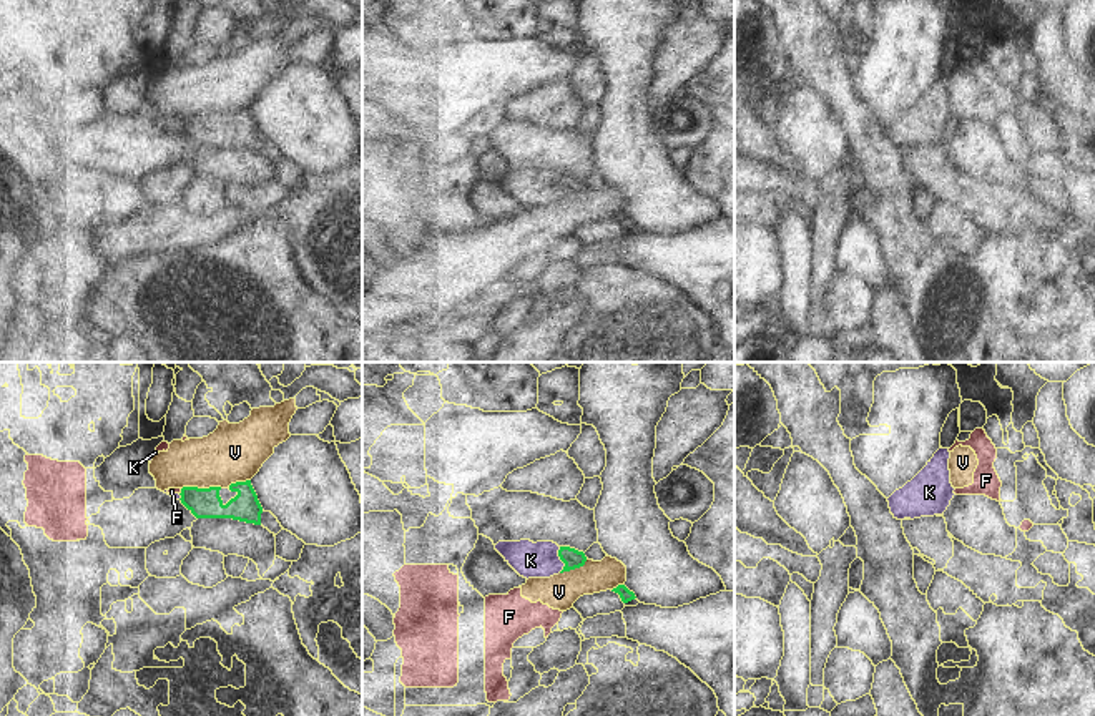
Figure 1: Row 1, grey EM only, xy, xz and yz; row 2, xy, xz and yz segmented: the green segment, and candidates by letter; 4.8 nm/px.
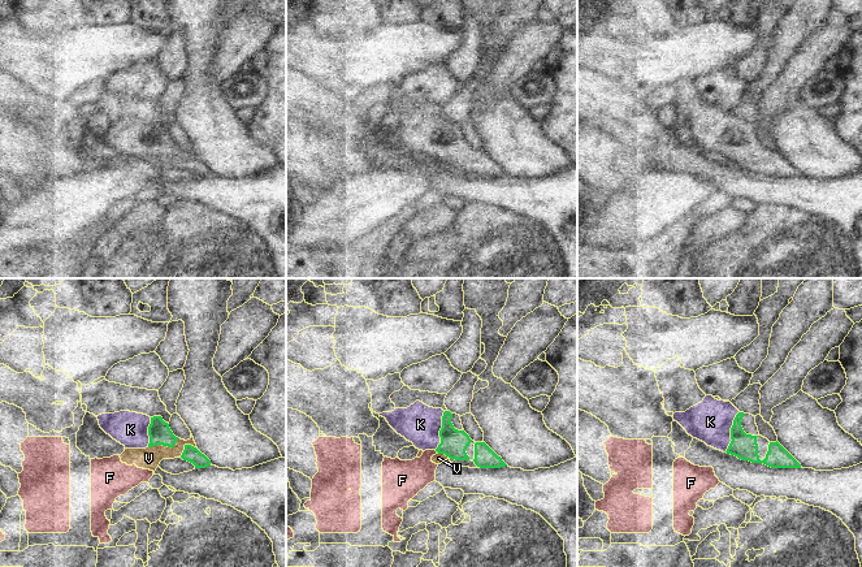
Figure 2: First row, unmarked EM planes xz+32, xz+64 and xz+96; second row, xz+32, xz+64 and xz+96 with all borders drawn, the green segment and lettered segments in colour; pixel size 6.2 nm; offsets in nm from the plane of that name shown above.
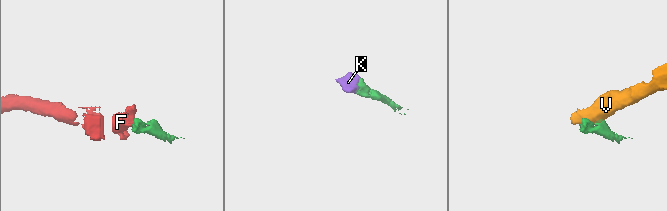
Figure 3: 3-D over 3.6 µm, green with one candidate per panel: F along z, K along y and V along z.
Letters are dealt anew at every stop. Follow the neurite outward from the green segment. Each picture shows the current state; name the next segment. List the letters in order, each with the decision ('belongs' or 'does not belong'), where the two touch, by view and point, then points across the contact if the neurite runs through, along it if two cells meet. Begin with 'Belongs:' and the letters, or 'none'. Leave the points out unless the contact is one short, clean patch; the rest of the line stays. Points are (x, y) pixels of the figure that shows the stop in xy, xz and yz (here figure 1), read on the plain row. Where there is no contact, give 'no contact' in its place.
Belongs: K
F: does not belong; meets green in xy at (181, 120); border along xy (181, 117), (180, 122)
K: belongs; meets green in xz at (562, 188); runs through xz (572, 186), (562, 188), (530, 188)
V: does not belong; meets green in xy at (201, 117); border along xy (221, 115), (181, 117)

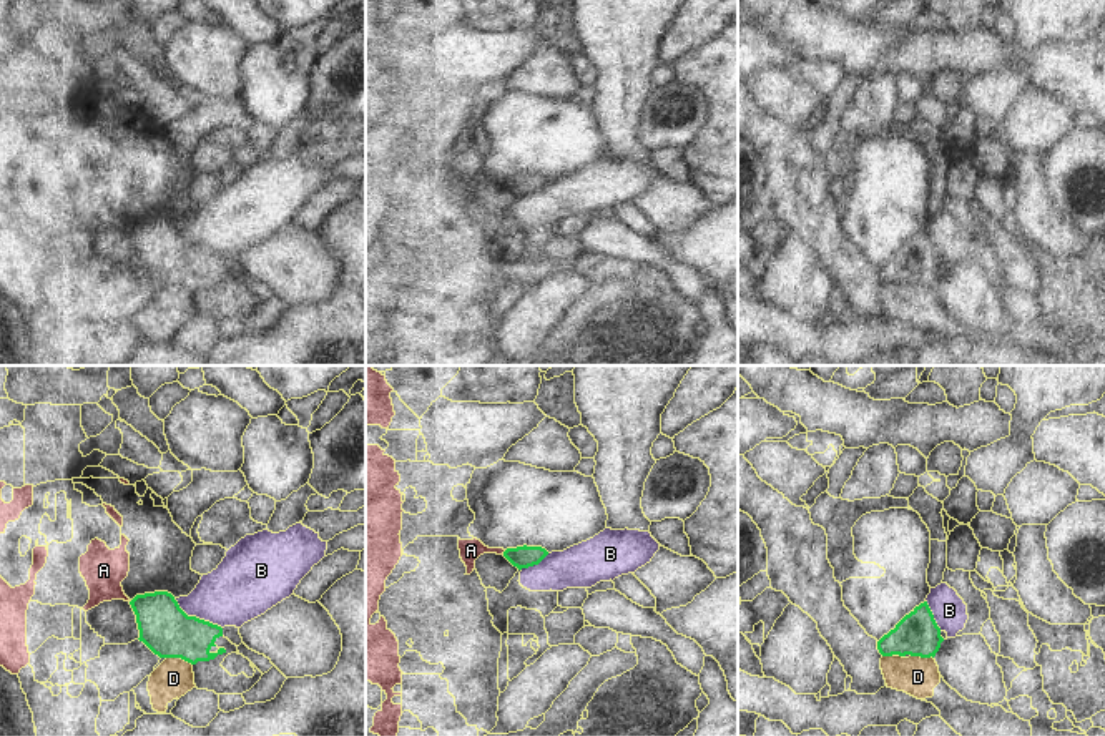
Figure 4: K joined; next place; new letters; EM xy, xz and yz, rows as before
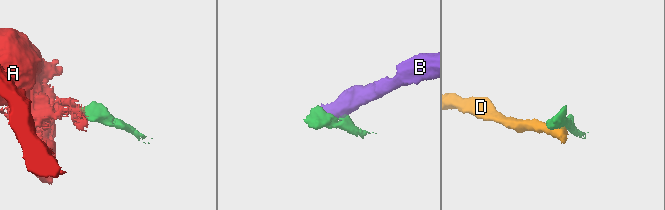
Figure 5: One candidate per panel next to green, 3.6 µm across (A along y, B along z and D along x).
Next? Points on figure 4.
Belongs: none
A: does not belong; meets green in xz at (504, 180); border along xz (505, 178), (502, 181)
B: does not belong; meets green in xy at (195, 245); border along xy (173, 226), (188, 243), (208, 248), (221, 256)
D: does not belong; meets green in xy at (180, 284); border along xy (166, 284), (180, 284), (191, 293)

